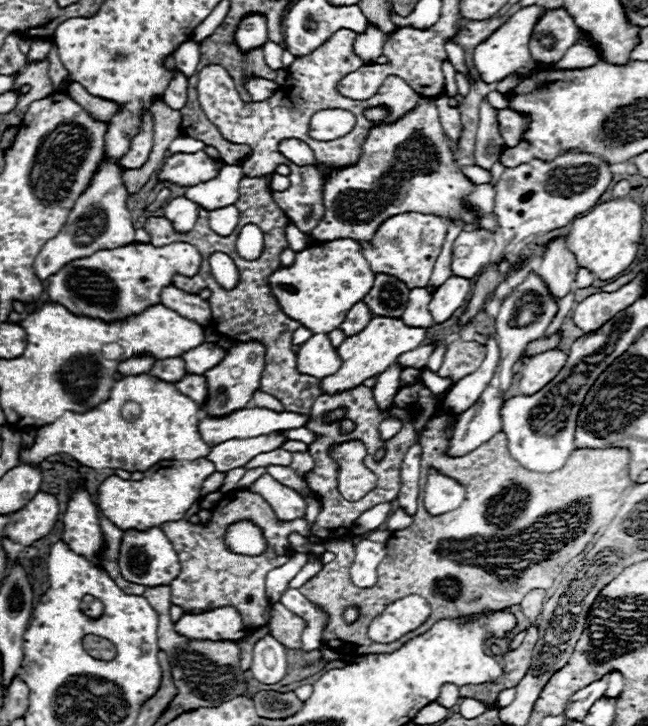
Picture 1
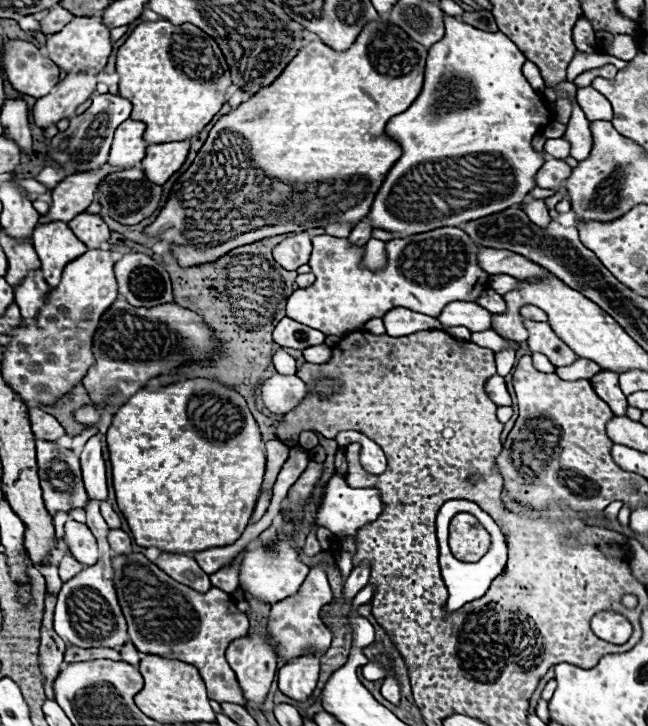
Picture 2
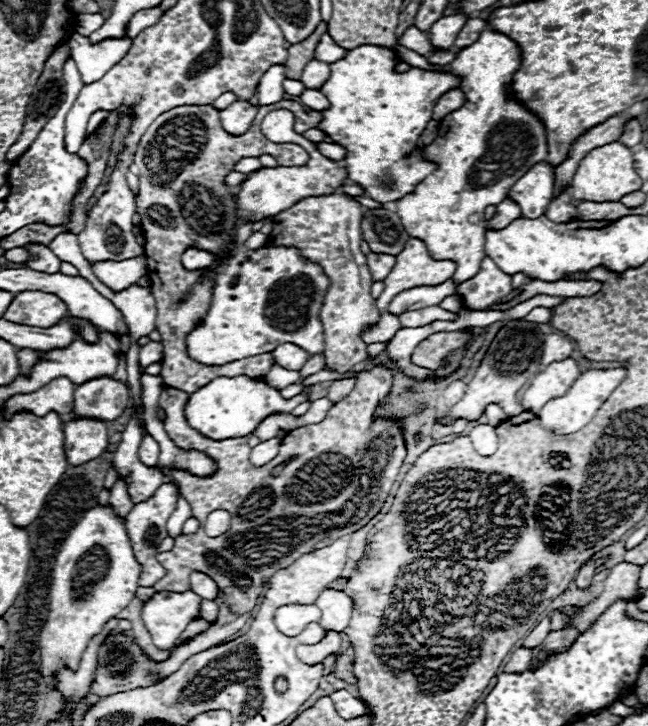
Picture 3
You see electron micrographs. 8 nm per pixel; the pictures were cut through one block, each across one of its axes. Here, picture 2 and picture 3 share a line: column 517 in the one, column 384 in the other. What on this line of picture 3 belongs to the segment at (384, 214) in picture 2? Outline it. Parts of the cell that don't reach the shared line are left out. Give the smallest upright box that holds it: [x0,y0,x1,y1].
[316,46,460,204]

